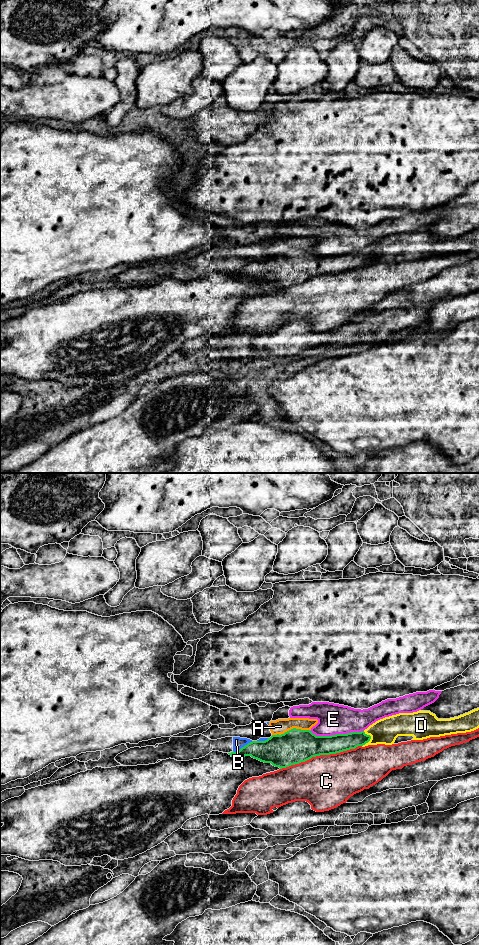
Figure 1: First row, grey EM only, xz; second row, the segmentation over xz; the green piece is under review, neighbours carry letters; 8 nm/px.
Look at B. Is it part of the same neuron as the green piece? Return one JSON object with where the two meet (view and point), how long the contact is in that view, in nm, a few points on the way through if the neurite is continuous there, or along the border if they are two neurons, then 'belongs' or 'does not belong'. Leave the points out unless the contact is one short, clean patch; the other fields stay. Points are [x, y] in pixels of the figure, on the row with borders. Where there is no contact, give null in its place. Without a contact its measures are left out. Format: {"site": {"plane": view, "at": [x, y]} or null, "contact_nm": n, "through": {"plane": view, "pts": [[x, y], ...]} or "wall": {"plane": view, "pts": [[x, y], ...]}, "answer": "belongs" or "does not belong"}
{"site": {"plane": "xz", "at": [242, 747]}, "contact_nm": 180, "wall": {"plane": "xz", "pts": [[252, 741], [233, 751]]}, "answer": "does not belong"}

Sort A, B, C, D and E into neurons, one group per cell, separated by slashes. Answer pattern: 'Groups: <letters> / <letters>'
Groups: A B / C / D / E

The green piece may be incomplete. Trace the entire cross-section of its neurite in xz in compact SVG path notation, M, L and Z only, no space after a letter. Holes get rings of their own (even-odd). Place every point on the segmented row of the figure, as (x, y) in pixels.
M293 728L284 734L272 735L265 741L252 741L239 751L228 753L233 758L251 756L280 769L305 762L312 757L336 754L371 739L364 731L331 736L316 736L311 730Z

